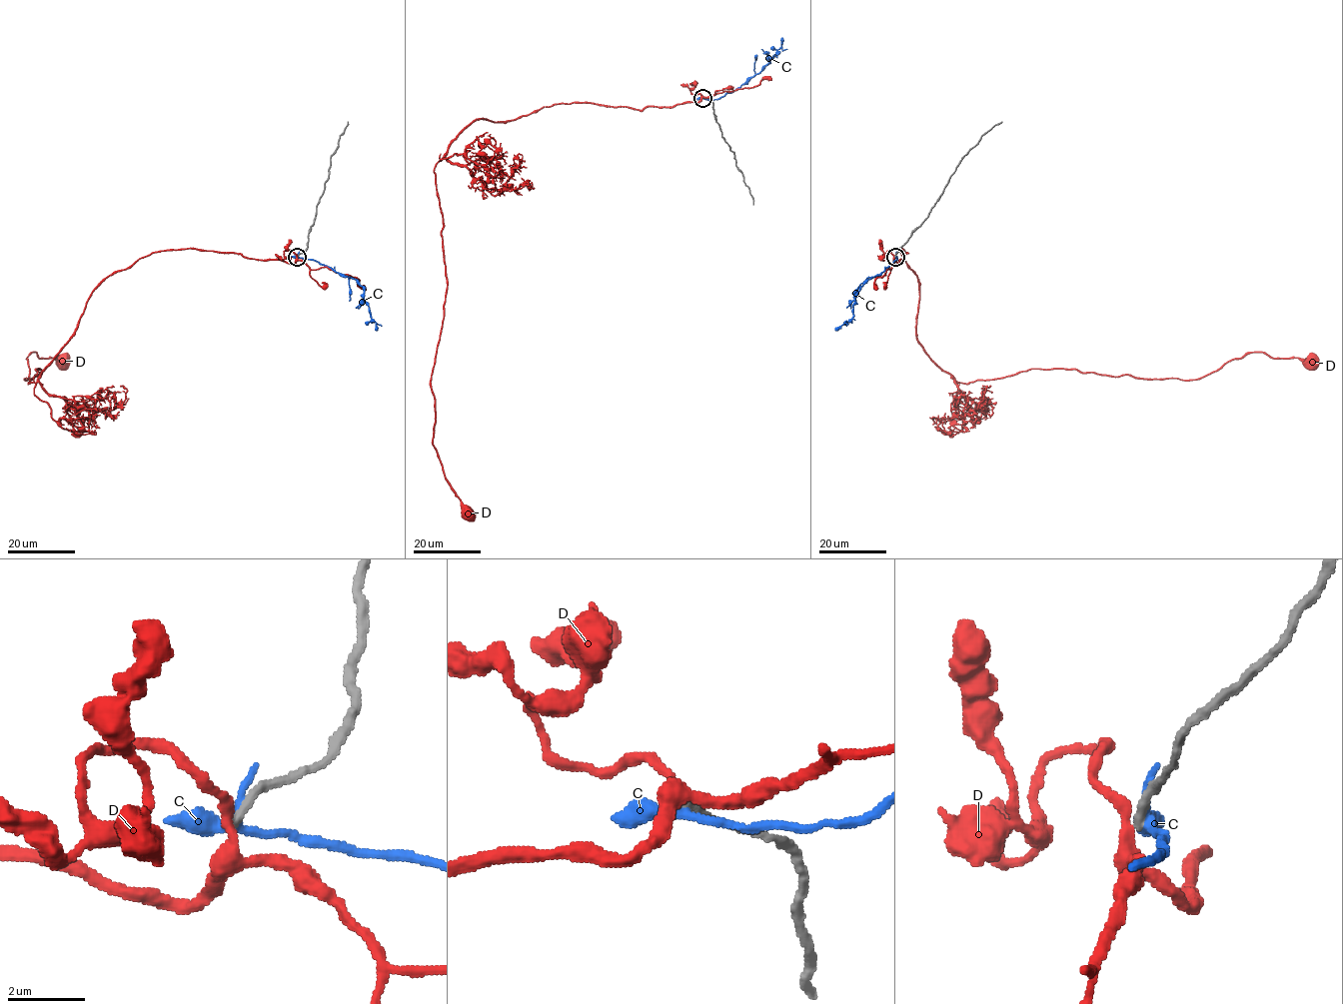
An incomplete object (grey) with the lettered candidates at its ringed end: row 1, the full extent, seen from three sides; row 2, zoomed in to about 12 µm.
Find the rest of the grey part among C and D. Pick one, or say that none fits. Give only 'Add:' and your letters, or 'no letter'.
Add: no letter

